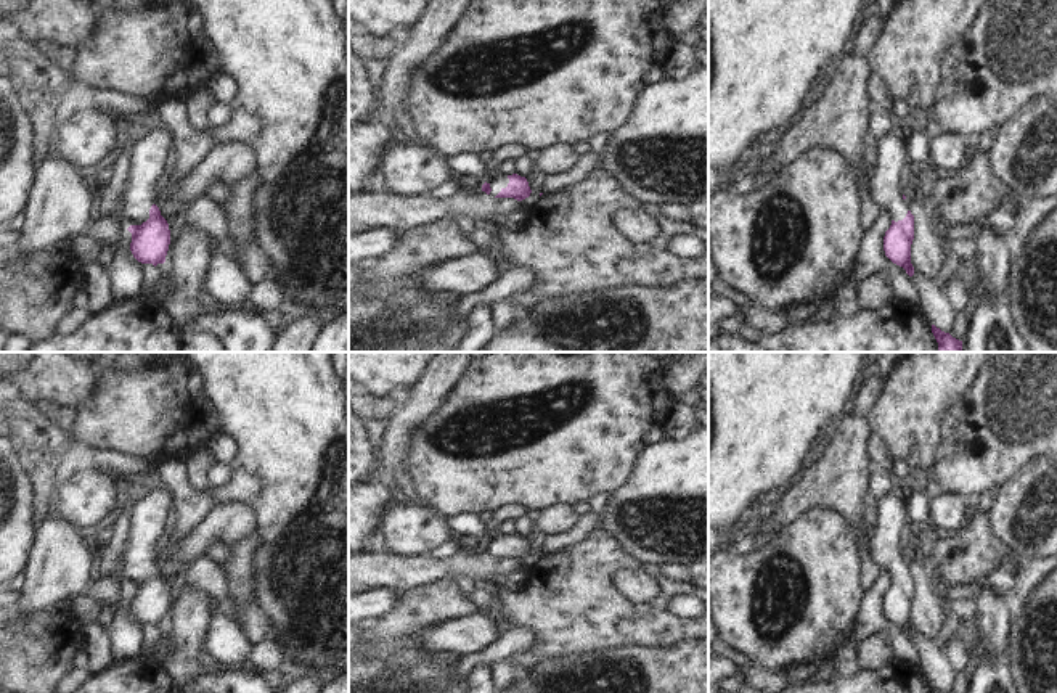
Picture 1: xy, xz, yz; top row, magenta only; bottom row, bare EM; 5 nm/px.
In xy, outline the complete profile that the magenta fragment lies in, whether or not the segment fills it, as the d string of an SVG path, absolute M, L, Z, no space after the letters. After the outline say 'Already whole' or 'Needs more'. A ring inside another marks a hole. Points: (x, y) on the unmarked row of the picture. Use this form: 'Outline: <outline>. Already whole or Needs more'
Outline: M156 481L143 495L130 503L130 524L119 553L119 563L101 574L125 584L132 593L130 611L141 624L165 622L170 605L167 580L154 564L159 534L173 494Z. Needs more.

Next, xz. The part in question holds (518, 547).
Outline: M459 513L445 519L456 535L469 535L482 542L482 552L495 558L514 558L522 561L532 550L525 537L517 534L501 535L496 531L488 532L475 513Z. Needs more.

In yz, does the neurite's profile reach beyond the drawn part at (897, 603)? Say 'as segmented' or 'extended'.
extended

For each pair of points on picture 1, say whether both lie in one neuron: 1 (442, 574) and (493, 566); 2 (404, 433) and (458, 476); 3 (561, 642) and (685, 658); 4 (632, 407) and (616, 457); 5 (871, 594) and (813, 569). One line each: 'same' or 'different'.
1: same
2: different
3: different
4: same
5: different

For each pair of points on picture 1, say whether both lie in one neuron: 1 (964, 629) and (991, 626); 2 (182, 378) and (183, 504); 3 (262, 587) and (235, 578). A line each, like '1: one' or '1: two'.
1: two
2: two
3: two

